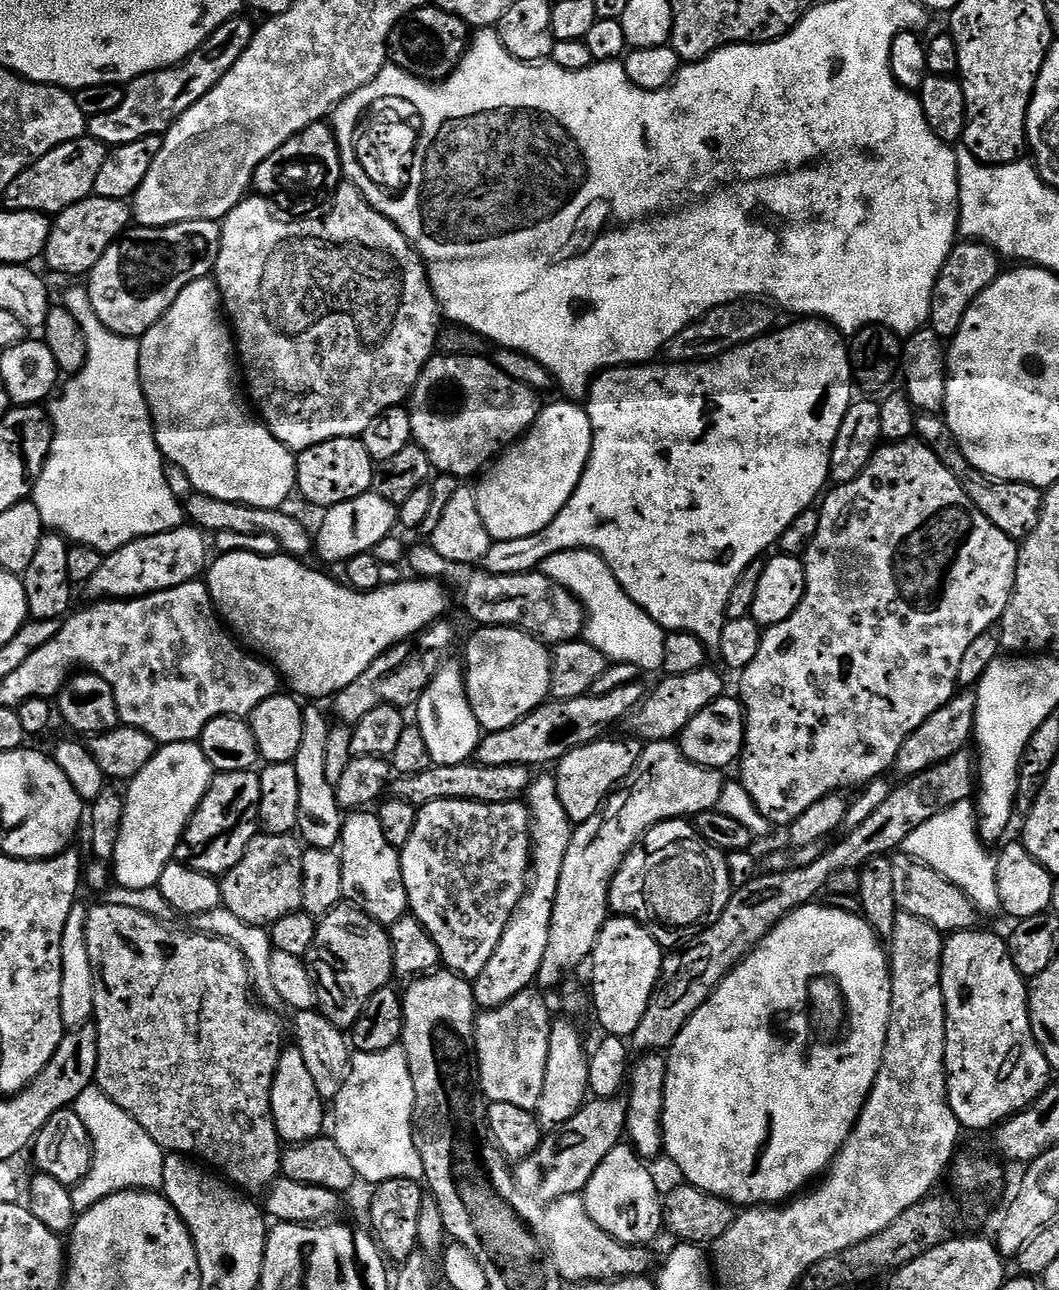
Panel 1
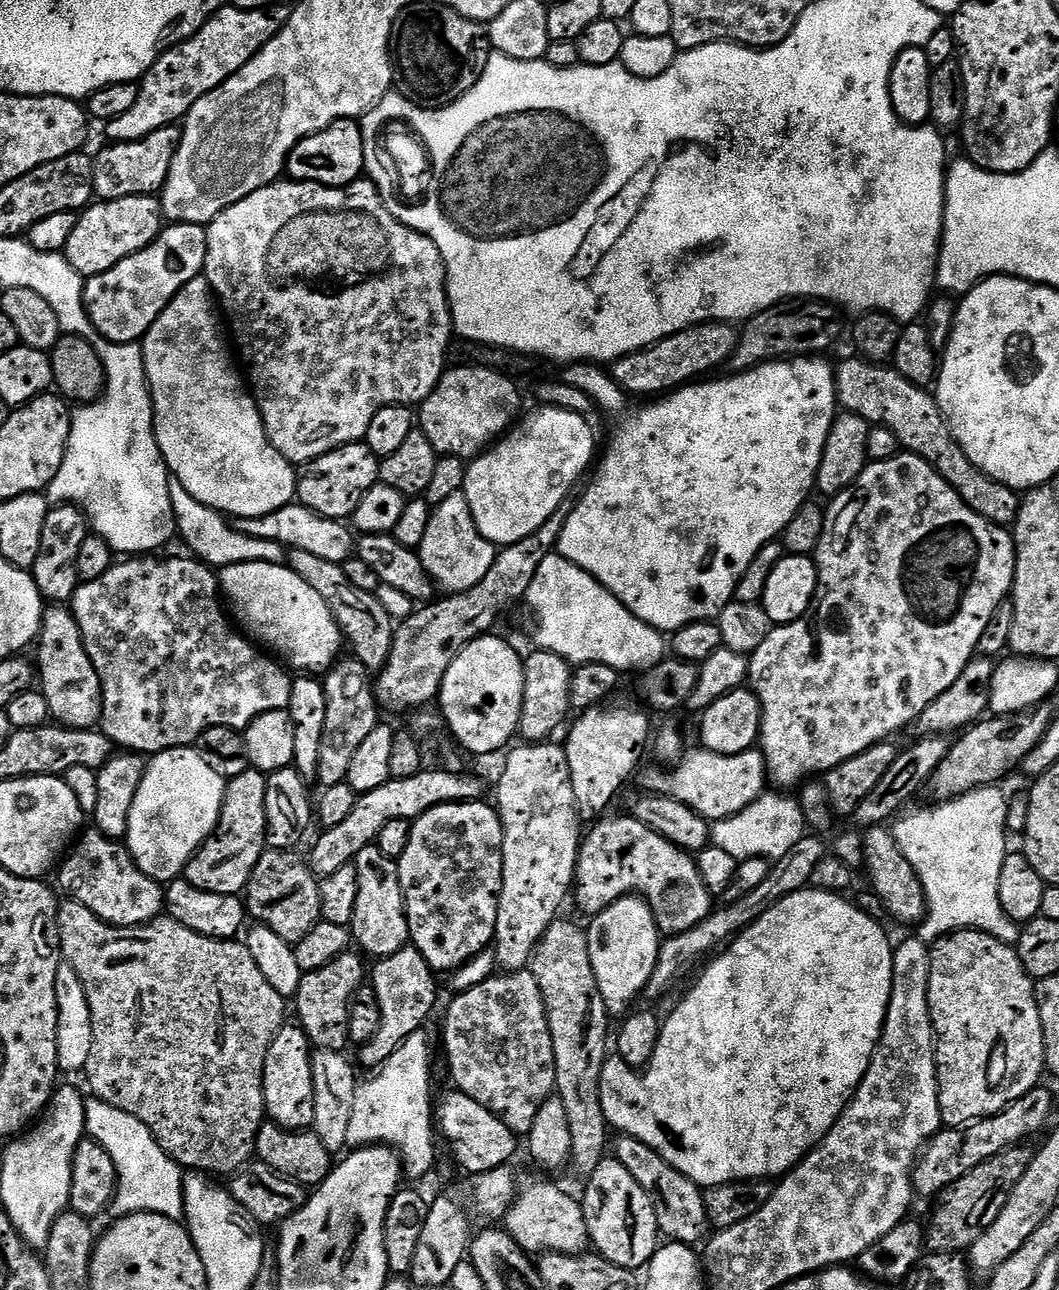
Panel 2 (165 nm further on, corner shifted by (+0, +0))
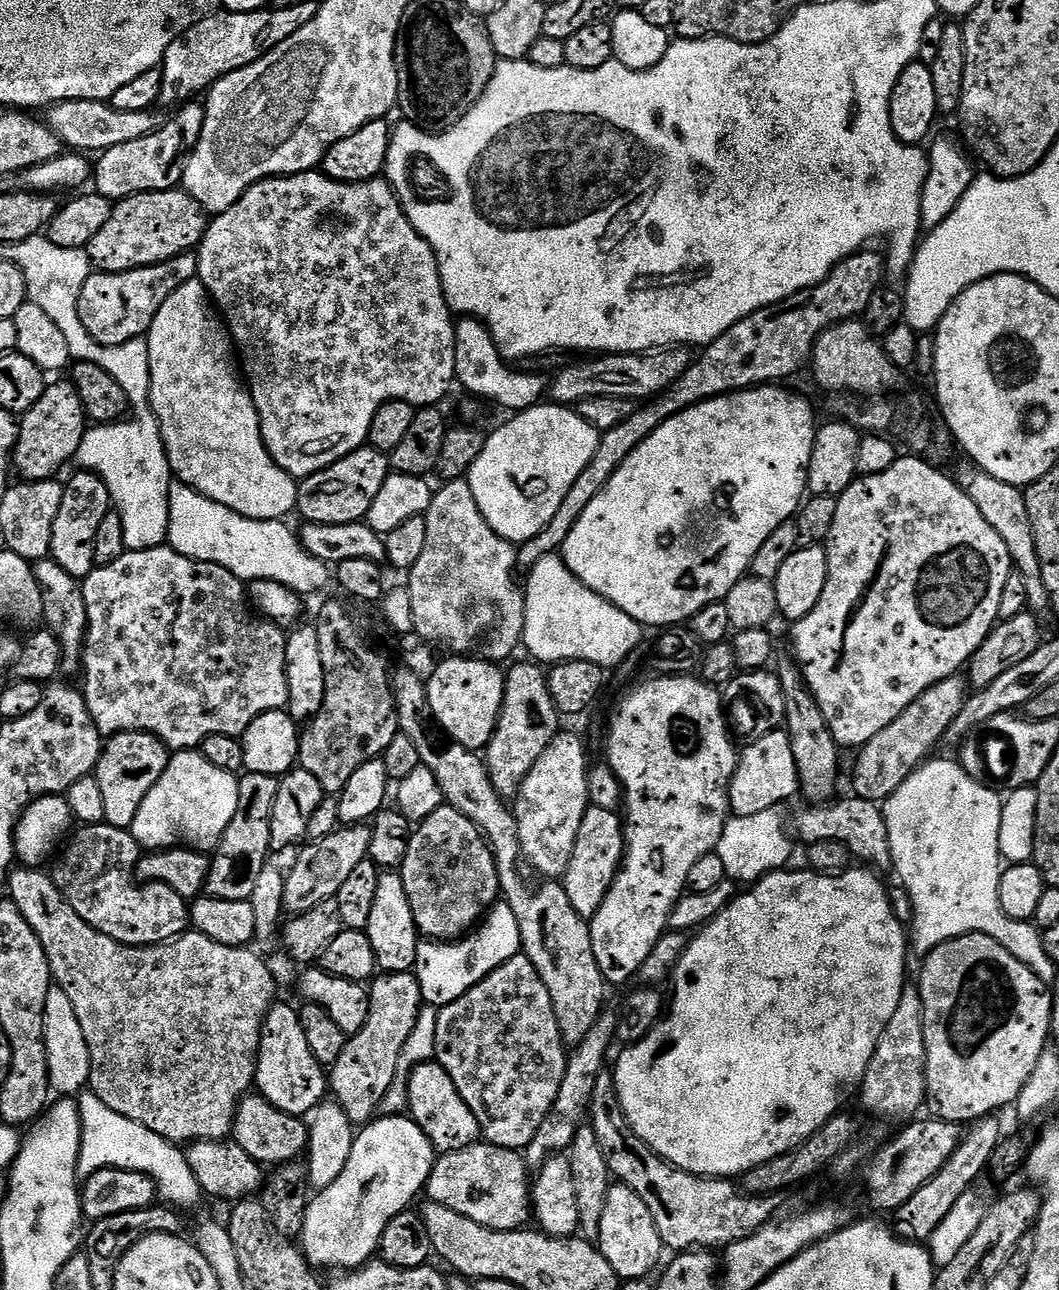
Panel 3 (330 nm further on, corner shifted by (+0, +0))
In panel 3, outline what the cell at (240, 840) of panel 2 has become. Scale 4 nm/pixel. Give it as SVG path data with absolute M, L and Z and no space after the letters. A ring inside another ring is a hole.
M245 771L239 777L239 782L238 810L234 810L230 826L226 826L211 853L208 877L204 883L204 892L219 900L251 900L254 882L269 863L268 852L272 848L270 818L274 810L274 798L278 798L280 781L270 774Z

